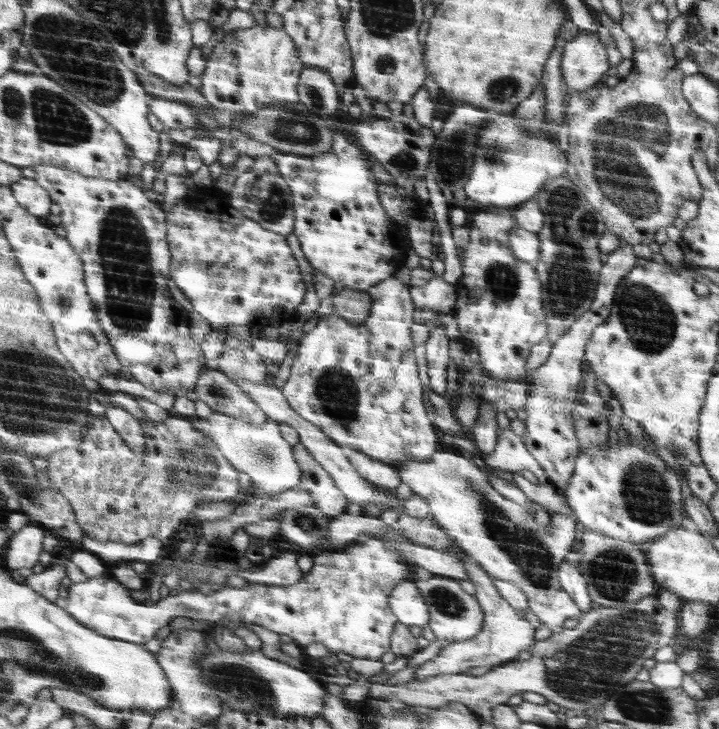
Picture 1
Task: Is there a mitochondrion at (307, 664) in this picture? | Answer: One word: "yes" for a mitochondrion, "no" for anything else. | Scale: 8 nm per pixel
no

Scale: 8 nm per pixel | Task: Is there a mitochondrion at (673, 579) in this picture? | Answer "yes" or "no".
no

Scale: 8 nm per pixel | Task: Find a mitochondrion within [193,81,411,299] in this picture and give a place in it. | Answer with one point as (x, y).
(290, 128)

